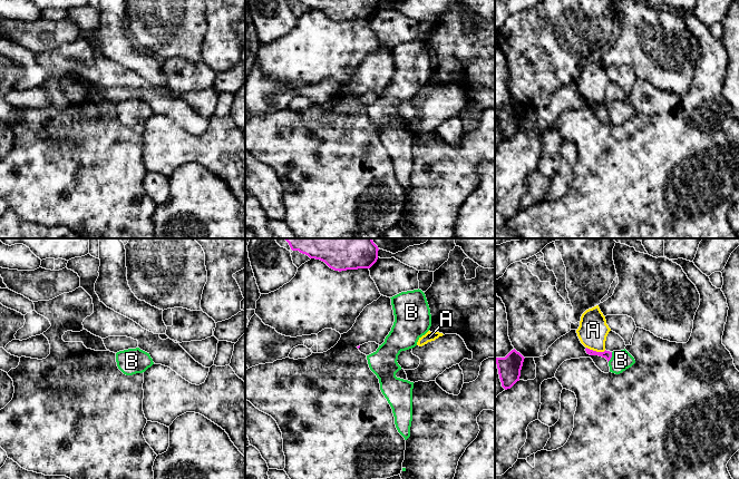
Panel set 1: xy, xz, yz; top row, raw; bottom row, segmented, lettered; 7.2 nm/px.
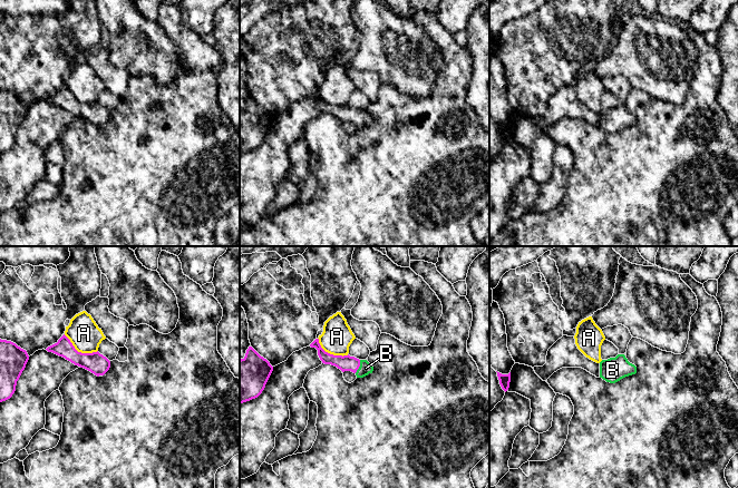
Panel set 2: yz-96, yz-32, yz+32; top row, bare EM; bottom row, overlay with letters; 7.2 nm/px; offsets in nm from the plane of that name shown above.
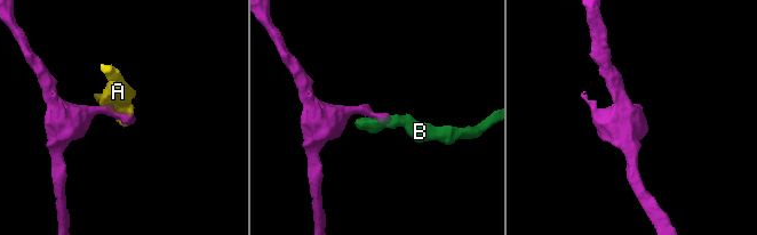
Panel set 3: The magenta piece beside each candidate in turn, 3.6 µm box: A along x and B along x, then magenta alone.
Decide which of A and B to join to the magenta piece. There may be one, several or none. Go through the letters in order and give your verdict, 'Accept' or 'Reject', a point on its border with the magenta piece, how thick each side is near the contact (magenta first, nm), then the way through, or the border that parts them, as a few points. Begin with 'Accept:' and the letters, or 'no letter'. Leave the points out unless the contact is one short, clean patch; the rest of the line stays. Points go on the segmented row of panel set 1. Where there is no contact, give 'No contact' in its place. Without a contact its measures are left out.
Accept: B
A: Reject. Touches magenta at yz (595, 351). Thickness 60 nm (magenta) against 220 nm
B: Accept. Touches magenta at yz (611, 357). Thickness 60 nm (magenta) against 140 nm. Path across: yz (606, 354), (611, 357), (621, 360)

